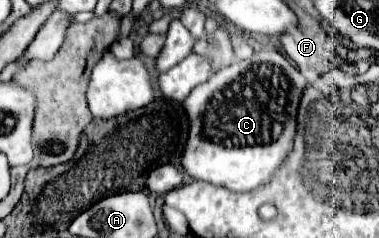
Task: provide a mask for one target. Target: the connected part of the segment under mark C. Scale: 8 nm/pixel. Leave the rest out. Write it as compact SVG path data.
M275 49L255 51L251 59L233 63L197 85L183 103L191 121L189 141L181 157L185 173L197 181L221 185L231 191L255 191L259 185L267 185L277 175L281 163L285 163L285 157L289 157L289 149L293 149L297 111L307 85L309 81Z

